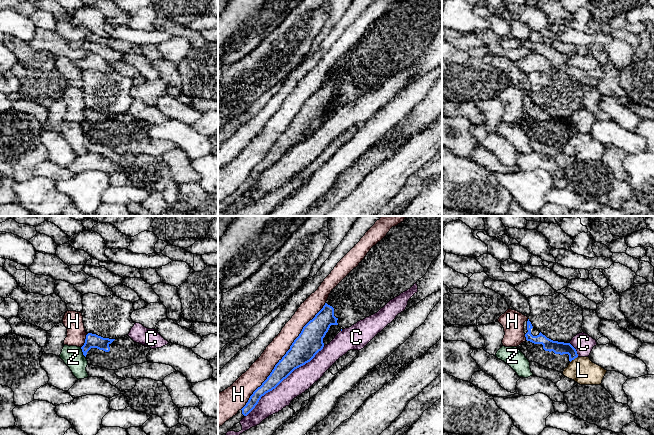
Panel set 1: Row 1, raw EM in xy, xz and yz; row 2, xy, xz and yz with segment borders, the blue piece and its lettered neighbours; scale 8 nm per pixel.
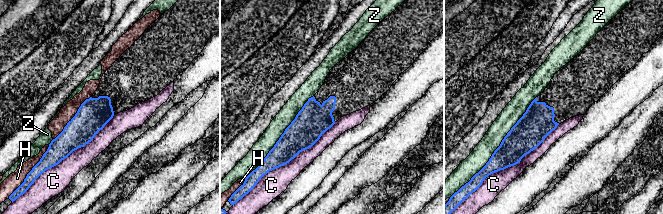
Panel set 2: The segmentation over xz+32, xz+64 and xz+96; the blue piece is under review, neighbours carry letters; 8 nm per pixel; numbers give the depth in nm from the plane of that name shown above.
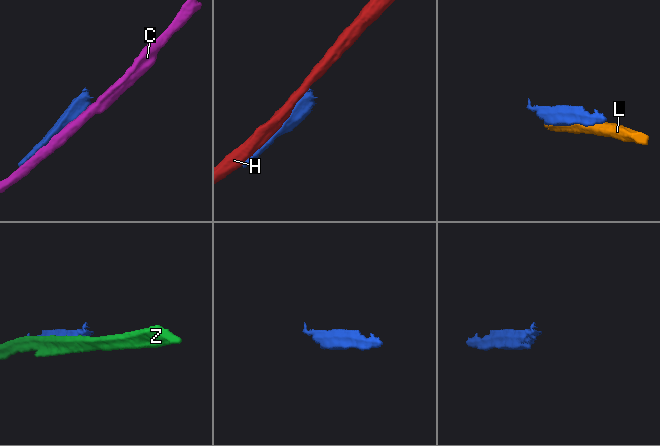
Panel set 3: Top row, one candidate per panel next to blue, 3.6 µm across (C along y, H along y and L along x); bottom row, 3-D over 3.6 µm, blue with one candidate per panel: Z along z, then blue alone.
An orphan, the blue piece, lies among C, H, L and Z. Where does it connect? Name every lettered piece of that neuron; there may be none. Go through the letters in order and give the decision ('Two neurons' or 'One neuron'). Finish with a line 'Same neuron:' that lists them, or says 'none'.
C: Two neurons
H: Two neurons
L: Two neurons
Z: Two neurons
Same neuron: none

